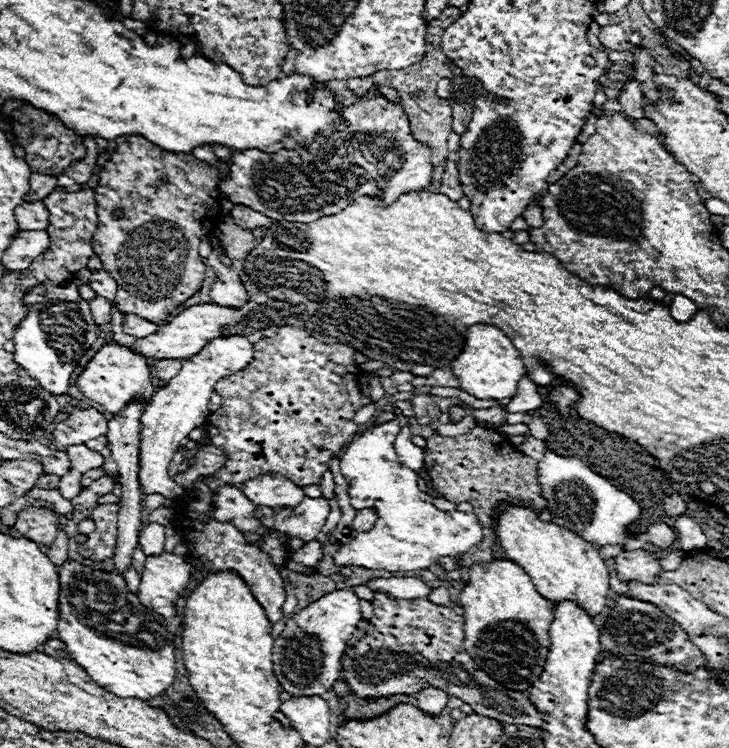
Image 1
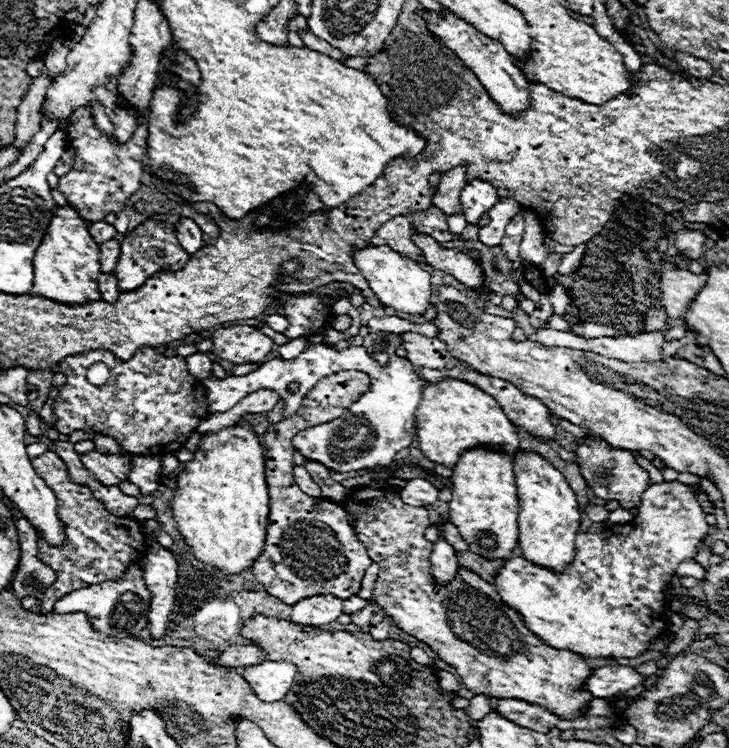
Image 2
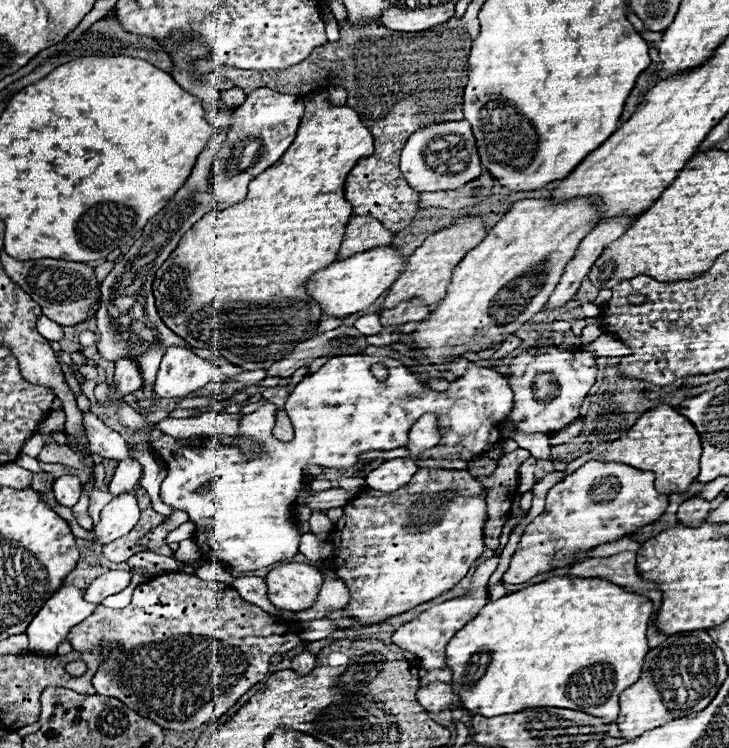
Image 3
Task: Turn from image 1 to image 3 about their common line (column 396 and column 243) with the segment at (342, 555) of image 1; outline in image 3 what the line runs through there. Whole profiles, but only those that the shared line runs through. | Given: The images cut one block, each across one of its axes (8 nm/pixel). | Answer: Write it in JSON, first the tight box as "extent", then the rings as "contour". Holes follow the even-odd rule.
{"extent":[150,356,512,572],"contour":[[[336,356],[336,358],[330,358],[330,360],[328,360],[318,372],[314,372],[312,376],[304,376],[304,380],[302,380],[302,382],[294,388],[294,392],[288,396],[288,402],[282,406],[282,410],[290,416],[292,426],[294,426],[294,438],[292,438],[290,442],[280,442],[280,440],[276,440],[274,434],[272,434],[272,428],[274,428],[274,422],[276,422],[278,410],[280,410],[280,408],[278,408],[276,404],[264,404],[264,406],[260,406],[256,412],[246,414],[246,416],[242,418],[242,420],[248,420],[248,426],[242,426],[242,420],[240,420],[240,434],[264,442],[264,456],[260,456],[260,458],[256,458],[256,460],[246,460],[244,454],[240,452],[236,440],[232,442],[232,446],[226,446],[226,448],[212,448],[212,446],[210,446],[210,448],[203,448],[203,444],[205,445],[204,447],[209,445],[205,443],[207,441],[203,437],[178,440],[172,438],[172,436],[166,436],[166,434],[162,434],[160,440],[150,442],[150,446],[152,446],[154,452],[160,456],[160,460],[168,466],[168,476],[166,476],[166,480],[162,482],[162,488],[160,488],[160,498],[162,498],[162,502],[170,504],[174,510],[186,510],[186,512],[188,512],[190,520],[196,524],[196,530],[198,530],[196,540],[198,540],[198,544],[200,544],[200,548],[202,548],[201,550],[206,556],[210,556],[210,558],[214,558],[214,560],[220,560],[220,562],[224,562],[224,564],[228,564],[230,568],[240,570],[240,572],[260,570],[260,568],[264,568],[264,566],[268,566],[268,564],[274,564],[274,562],[280,562],[280,560],[286,560],[286,558],[294,558],[294,556],[298,554],[298,546],[300,546],[302,534],[298,532],[296,524],[292,522],[292,518],[294,518],[294,508],[292,508],[292,506],[294,506],[294,502],[296,502],[296,498],[298,498],[298,494],[300,494],[300,490],[302,490],[302,486],[304,486],[304,482],[302,482],[302,478],[304,478],[304,476],[302,476],[302,468],[304,468],[306,464],[318,464],[318,466],[324,466],[324,468],[350,468],[350,466],[354,466],[354,464],[358,462],[358,454],[362,454],[362,452],[366,452],[366,450],[394,450],[394,448],[404,448],[404,446],[408,446],[408,432],[410,432],[412,424],[414,424],[420,416],[424,416],[424,414],[428,414],[428,412],[432,412],[432,414],[438,416],[438,424],[440,424],[440,434],[442,434],[442,438],[440,438],[438,446],[434,446],[432,452],[426,452],[422,458],[424,458],[424,460],[426,460],[426,458],[470,460],[470,458],[474,458],[474,456],[480,456],[480,454],[482,454],[484,450],[488,450],[492,444],[500,442],[500,430],[498,430],[498,426],[500,426],[500,422],[508,416],[508,410],[512,410],[512,390],[510,390],[510,386],[508,386],[508,378],[506,378],[506,376],[502,376],[502,374],[490,370],[490,368],[480,368],[480,366],[476,366],[474,362],[470,362],[468,372],[466,372],[462,378],[458,378],[456,382],[452,382],[450,388],[448,388],[446,392],[434,392],[434,390],[430,390],[430,388],[424,388],[424,386],[416,380],[416,376],[408,372],[408,368],[406,368],[400,360],[394,360],[394,358],[388,358],[388,356],[384,356],[384,358],[380,358],[380,356]],[[374,364],[382,364],[382,366],[388,368],[388,378],[386,378],[384,382],[376,380],[374,374],[370,372],[370,366],[374,366]],[[250,420],[252,420],[252,426],[250,426]],[[204,484],[210,484],[210,488],[202,494],[202,486],[204,486]]]}

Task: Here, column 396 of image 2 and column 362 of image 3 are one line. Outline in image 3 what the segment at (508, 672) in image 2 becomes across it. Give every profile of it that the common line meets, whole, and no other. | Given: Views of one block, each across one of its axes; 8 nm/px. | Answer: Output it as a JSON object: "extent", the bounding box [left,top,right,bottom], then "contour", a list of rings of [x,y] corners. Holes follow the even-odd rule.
{"extent":[328,468,484,626],"contour":[[[420,468],[414,478],[396,492],[372,496],[372,490],[366,488],[350,506],[344,506],[344,516],[336,522],[330,538],[336,558],[328,558],[328,562],[334,576],[350,590],[350,602],[342,610],[342,616],[356,618],[362,626],[372,626],[452,590],[484,552],[482,526],[484,488],[480,488],[480,482],[476,482],[468,470]]]}

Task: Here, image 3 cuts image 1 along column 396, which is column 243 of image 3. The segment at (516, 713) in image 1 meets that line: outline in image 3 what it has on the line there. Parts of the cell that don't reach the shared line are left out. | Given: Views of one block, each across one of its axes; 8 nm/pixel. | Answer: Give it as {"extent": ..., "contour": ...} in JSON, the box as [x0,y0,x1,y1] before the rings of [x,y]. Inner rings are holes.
{"extent":[68,572,302,732],"contour":[[[180,572],[162,574],[140,584],[132,592],[132,602],[122,610],[98,606],[92,616],[70,630],[68,640],[78,652],[88,650],[88,646],[98,646],[102,640],[114,642],[116,648],[106,656],[98,674],[92,678],[96,694],[118,698],[140,716],[156,720],[156,724],[166,730],[178,732],[200,728],[202,724],[226,714],[244,692],[266,676],[272,654],[288,652],[302,644],[296,622],[292,622],[292,630],[288,630],[286,622],[272,620],[258,606],[242,600],[230,586]],[[222,694],[224,702],[212,702]]]}

